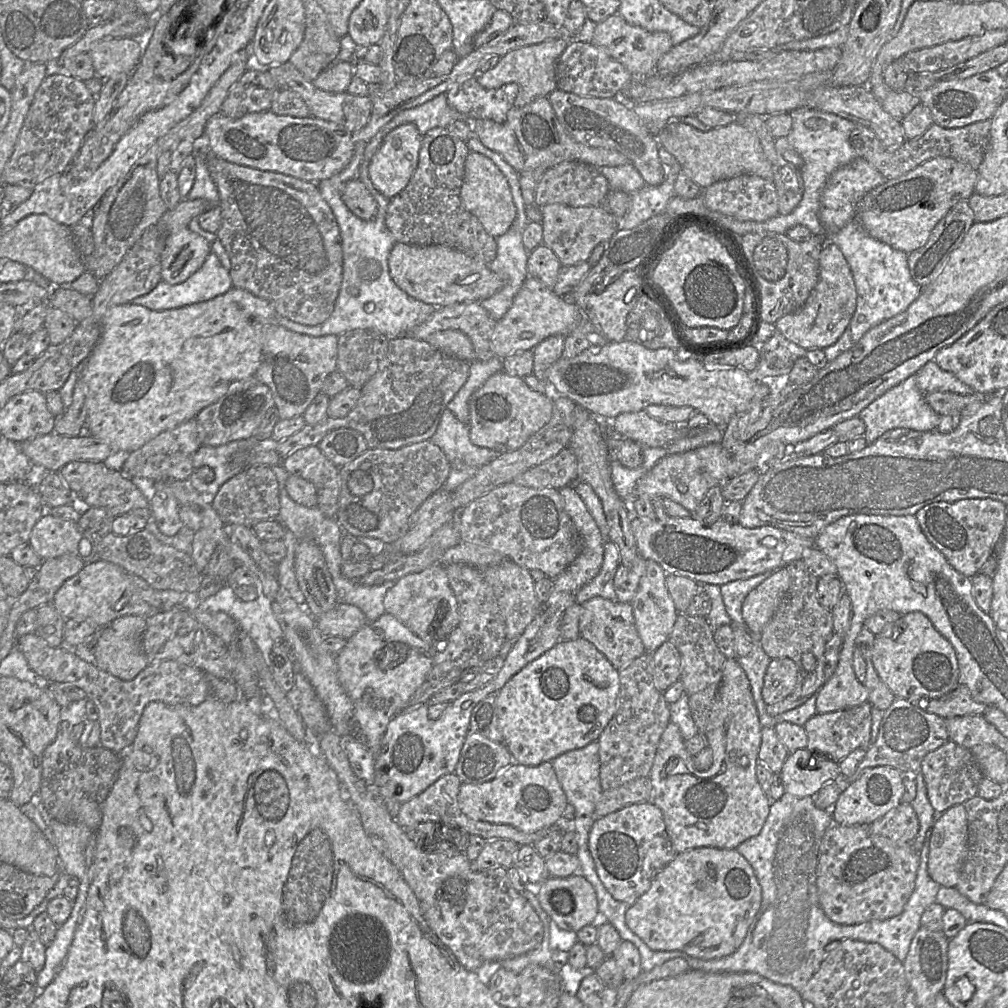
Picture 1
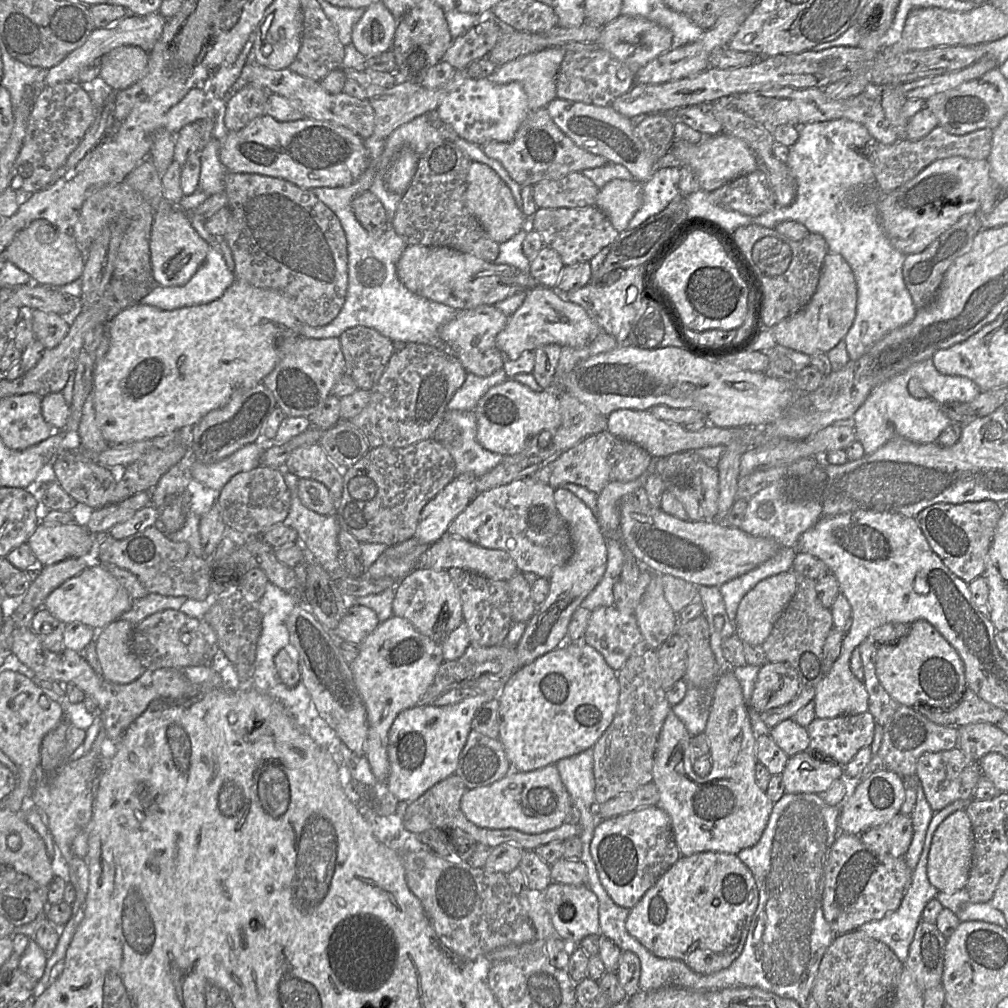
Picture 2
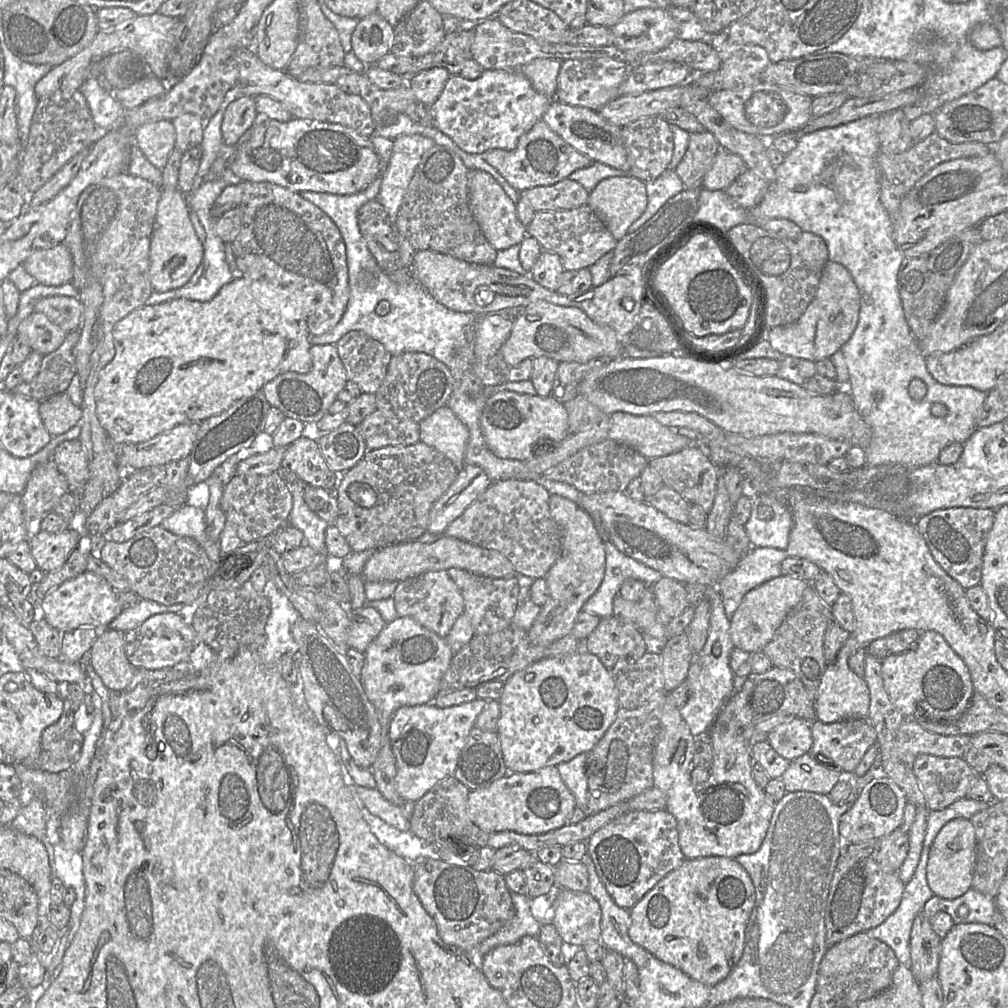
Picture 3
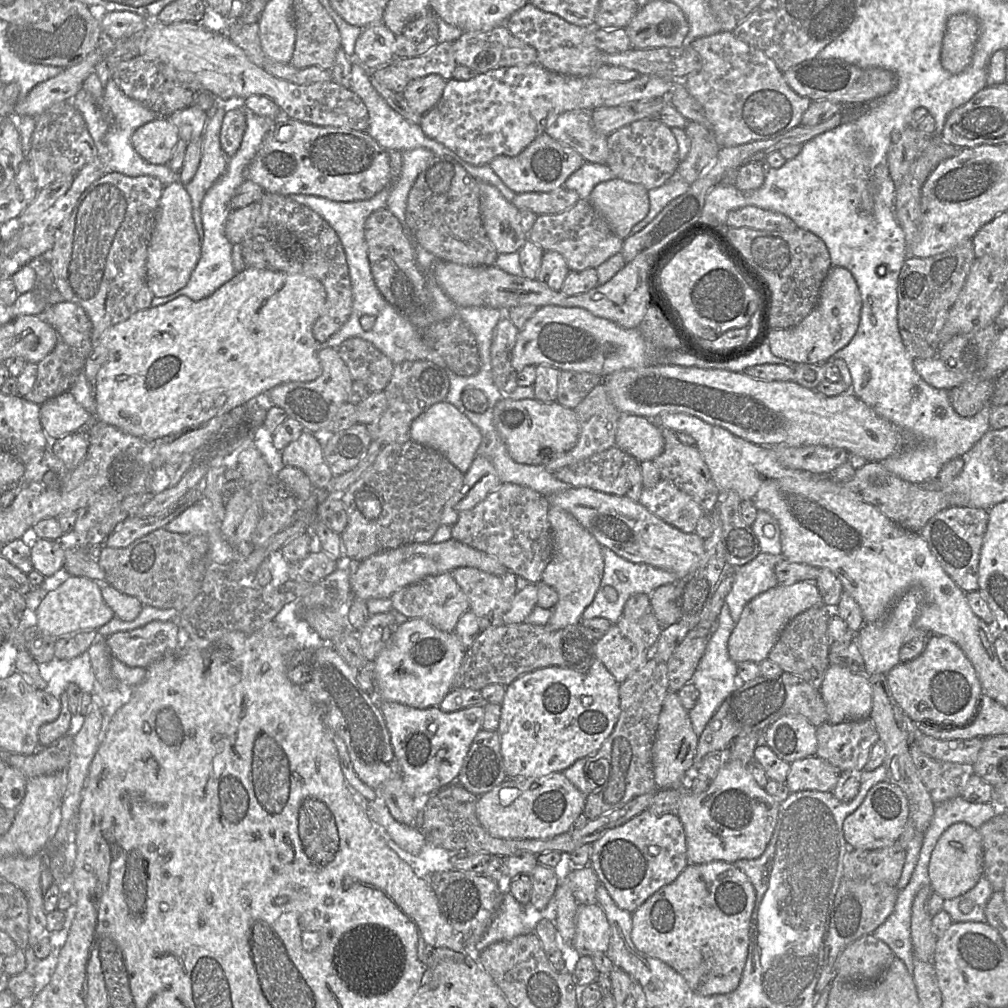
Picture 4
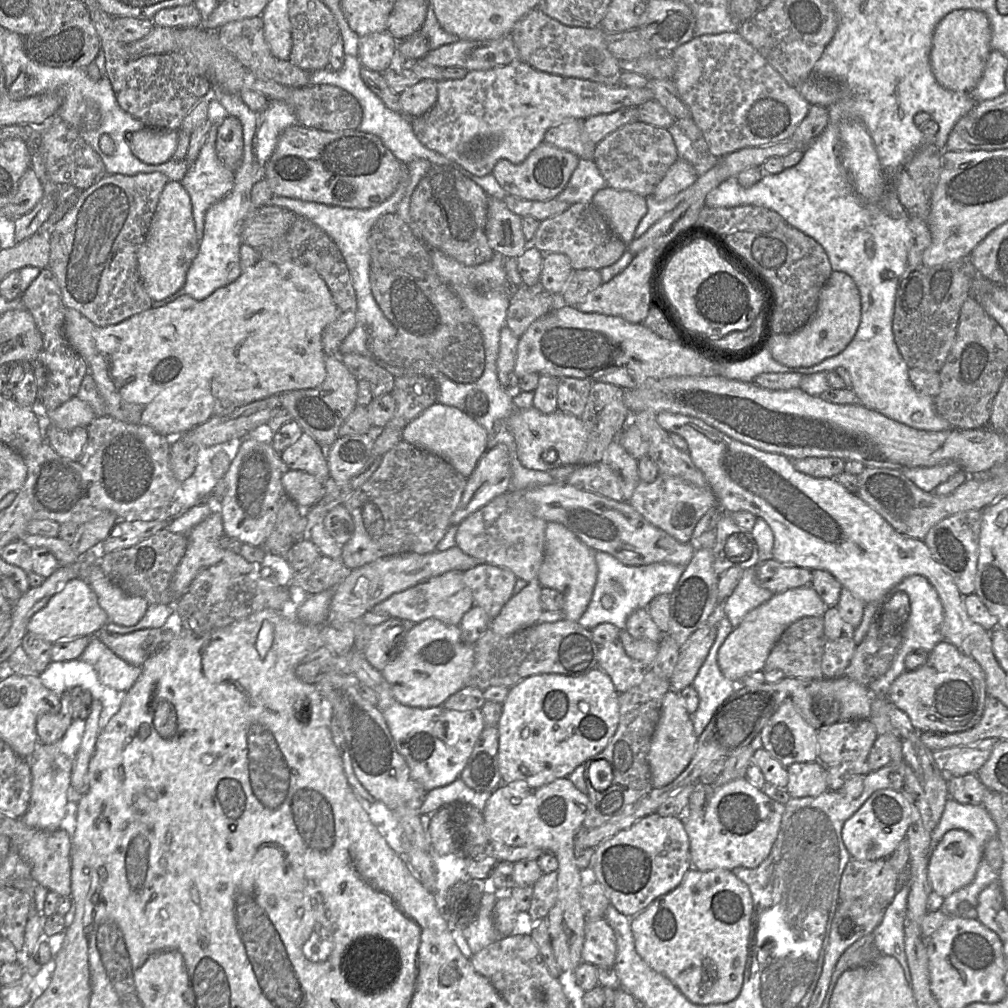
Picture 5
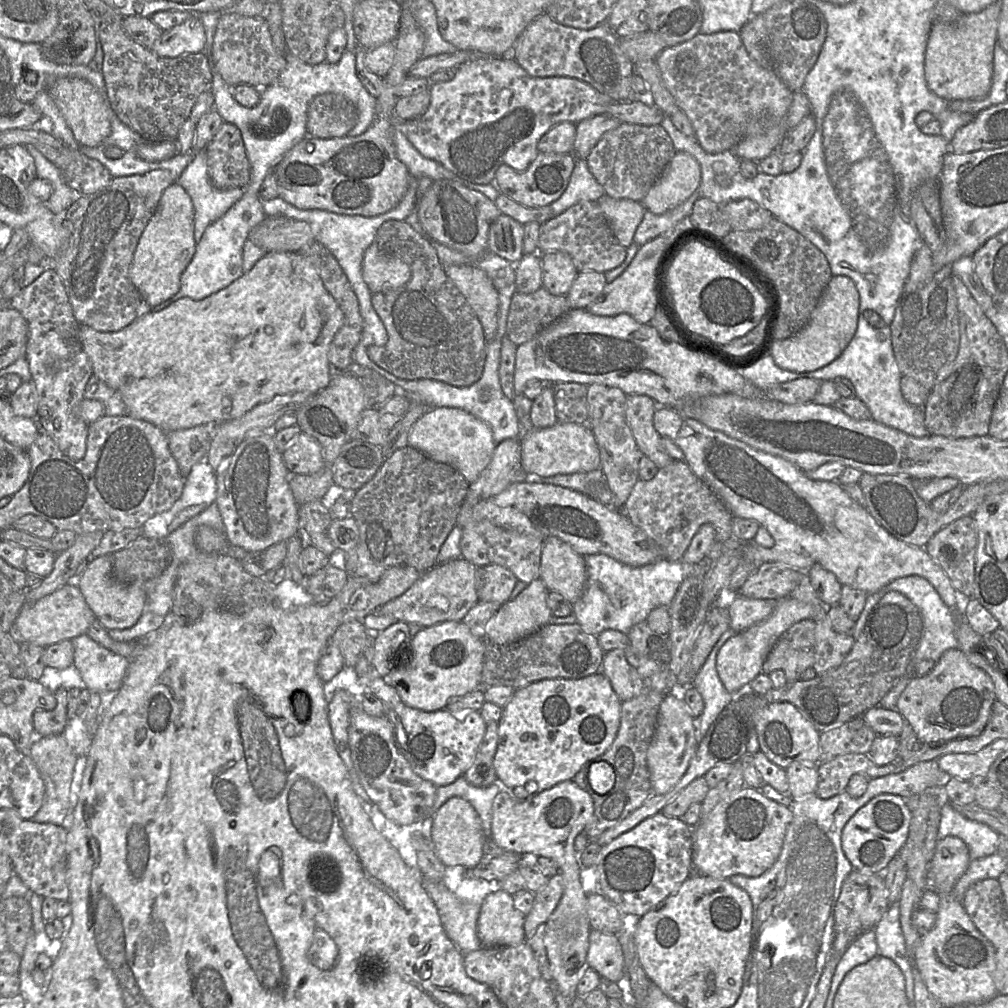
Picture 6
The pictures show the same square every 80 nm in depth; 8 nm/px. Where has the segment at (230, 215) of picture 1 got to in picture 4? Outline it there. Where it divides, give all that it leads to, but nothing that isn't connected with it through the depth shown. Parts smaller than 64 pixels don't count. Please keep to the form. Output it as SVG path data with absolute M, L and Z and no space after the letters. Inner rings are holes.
M265 192L256 226L240 245L247 268L304 274L319 280L326 290L326 302L312 333L319 344L325 343L349 319L352 286L342 243L335 230L316 212L289 196Z

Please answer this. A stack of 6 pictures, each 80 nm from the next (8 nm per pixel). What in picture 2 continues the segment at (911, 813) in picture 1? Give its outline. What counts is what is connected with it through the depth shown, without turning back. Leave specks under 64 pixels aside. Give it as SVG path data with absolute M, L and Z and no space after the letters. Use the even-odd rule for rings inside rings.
M898 813L889 822L860 835L861 842L872 849L881 849L893 857L904 857L913 837L912 819Z

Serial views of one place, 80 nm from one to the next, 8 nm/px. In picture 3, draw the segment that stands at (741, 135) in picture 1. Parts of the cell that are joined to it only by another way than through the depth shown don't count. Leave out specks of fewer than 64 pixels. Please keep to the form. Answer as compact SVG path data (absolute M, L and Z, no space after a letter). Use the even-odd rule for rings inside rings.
M720 149L714 162L705 174L702 188L725 190L746 168L743 160L724 149Z

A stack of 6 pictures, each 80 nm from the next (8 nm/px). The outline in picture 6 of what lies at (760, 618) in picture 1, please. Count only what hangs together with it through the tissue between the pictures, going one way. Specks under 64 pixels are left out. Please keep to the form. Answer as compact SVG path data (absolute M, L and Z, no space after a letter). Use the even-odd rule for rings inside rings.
M790 596L777 600L770 616L750 628L736 633L720 648L716 669L725 689L735 693L761 673L763 663L778 638L796 622L813 618L813 607L810 604L798 601Z

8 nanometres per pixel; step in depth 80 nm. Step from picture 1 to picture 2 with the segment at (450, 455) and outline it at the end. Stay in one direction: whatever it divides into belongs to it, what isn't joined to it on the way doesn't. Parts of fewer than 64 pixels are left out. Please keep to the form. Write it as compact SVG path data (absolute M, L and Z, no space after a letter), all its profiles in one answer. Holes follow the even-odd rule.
M446 410L444 421L451 423L459 432L458 444L445 447L455 461L455 477L470 472L479 478L503 460L504 456L493 453L478 443L474 410Z

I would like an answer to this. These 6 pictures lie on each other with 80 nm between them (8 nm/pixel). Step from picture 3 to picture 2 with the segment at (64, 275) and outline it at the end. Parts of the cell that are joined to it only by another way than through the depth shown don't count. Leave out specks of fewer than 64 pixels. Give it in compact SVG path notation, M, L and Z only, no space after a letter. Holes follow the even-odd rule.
M38 219L15 236L7 249L6 258L27 272L36 283L63 286L81 277L85 254L79 249L71 232L58 232L47 220Z

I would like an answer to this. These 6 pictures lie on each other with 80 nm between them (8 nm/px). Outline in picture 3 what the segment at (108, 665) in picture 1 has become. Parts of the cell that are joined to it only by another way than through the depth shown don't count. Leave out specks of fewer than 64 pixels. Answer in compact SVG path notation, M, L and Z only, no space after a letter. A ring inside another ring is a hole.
M105 629L90 649L93 668L109 690L122 691L133 681L137 668L125 654L125 632Z

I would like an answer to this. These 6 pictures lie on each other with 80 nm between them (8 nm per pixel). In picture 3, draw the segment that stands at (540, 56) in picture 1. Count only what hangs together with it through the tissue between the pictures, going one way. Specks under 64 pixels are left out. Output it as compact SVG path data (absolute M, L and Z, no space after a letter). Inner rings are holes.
M538 58L518 70L529 80L538 93L554 100L562 62L562 60L554 58Z

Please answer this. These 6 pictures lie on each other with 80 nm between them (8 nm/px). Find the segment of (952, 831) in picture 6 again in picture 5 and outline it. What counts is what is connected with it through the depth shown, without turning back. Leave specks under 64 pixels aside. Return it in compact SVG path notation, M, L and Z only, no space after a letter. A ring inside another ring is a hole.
M949 797L937 825L931 832L931 852L944 834L952 829L970 833L982 846L998 836L998 829L982 805L961 804Z

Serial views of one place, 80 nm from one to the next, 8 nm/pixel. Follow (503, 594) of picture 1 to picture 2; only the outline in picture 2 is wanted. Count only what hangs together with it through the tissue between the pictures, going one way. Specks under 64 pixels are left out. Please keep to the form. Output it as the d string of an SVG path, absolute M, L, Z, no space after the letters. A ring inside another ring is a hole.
M518 572L511 578L508 581L508 585L513 623L528 623L537 609L537 605L531 595L531 585L526 581L521 572Z

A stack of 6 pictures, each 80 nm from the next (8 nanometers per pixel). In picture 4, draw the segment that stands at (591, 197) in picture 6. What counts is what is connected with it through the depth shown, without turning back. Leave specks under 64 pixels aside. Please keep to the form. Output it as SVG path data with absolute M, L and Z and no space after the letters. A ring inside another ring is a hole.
M585 161L572 173L562 185L564 188L577 192L581 200L588 200L596 185L615 178L607 165Z

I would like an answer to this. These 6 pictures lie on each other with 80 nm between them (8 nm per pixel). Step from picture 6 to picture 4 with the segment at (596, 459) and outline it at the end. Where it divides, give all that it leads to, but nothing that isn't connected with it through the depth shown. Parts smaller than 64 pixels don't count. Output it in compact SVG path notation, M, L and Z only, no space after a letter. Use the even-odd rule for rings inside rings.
M502 398L494 407L494 423L510 457L517 463L528 465L546 464L549 455L542 455L543 450L551 450L555 456L571 450L580 434L580 425L574 410L557 402L543 403L535 398Z

